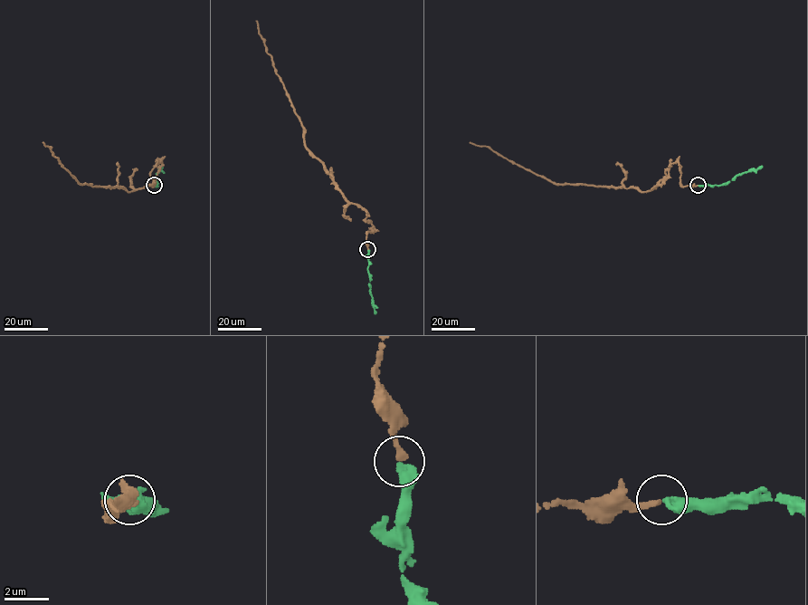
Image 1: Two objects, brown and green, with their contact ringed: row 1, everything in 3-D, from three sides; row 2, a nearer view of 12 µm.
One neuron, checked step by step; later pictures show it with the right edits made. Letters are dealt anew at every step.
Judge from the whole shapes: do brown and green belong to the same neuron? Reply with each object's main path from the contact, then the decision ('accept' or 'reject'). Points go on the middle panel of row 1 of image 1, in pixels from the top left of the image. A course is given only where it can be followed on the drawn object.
course brown (367, 249), (366, 234), (375, 230), (364, 220), (367, 213), (346, 199), (306, 147), (303, 126), (256, 21); course green (367, 250), (370, 292), (375, 314); accept

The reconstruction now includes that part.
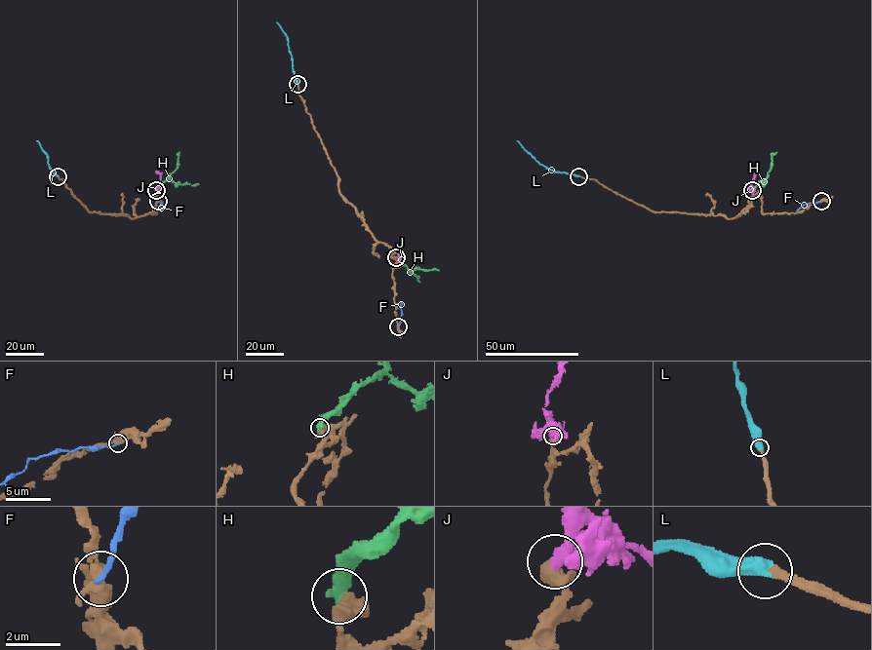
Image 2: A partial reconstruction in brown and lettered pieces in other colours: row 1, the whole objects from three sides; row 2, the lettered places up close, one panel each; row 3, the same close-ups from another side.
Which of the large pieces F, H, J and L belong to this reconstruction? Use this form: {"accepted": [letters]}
{"accepted": ["J", "L"]}

